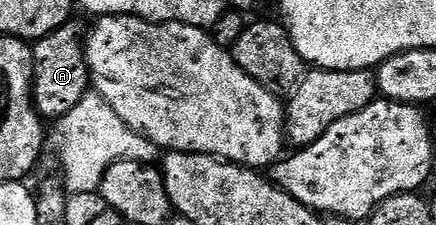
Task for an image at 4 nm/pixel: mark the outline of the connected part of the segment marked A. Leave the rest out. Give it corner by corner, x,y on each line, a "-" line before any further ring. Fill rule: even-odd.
68,22
53,34
34,41
35,83
33,99
35,110
44,121
54,122
60,116
69,114
77,102
86,96
91,88
91,72
87,68
86,51
81,50
81,32
75,22

